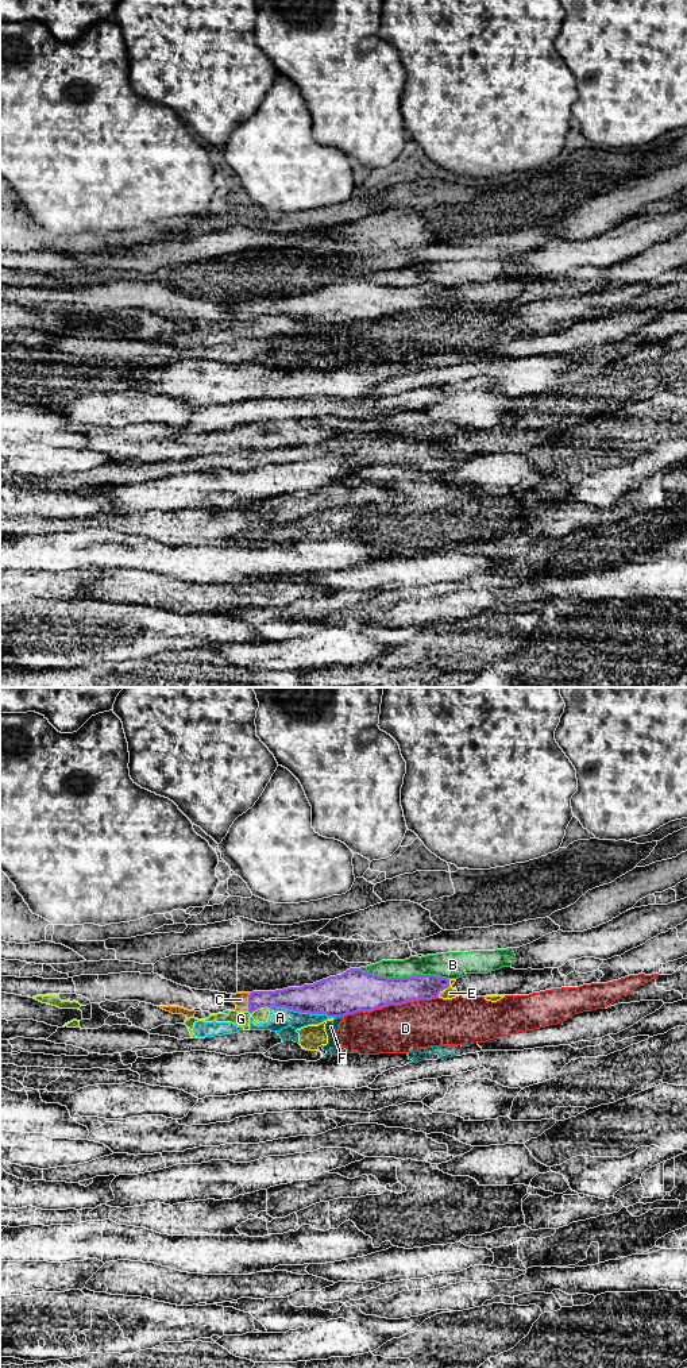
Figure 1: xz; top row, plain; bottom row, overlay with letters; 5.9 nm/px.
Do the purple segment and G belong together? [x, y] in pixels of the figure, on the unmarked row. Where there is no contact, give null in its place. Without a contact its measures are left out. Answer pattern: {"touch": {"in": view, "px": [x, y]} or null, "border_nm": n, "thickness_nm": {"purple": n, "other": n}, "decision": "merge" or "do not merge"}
{"touch": {"in": "xz", "px": [259, 316]}, "border_nm": 110, "thickness_nm": {"purple": 150, "other": 100}, "decision": "do not merge"}

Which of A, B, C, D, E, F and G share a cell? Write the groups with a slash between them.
A G / B C / D E F

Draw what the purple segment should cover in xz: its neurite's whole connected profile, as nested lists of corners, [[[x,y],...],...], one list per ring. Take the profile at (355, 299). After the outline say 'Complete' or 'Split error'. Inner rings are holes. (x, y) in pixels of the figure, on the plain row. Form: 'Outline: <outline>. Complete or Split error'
Outline: [[[350,277],[313,293],[252,300],[248,304],[248,320],[275,315],[298,321],[344,325],[389,313],[437,307],[448,296],[449,288],[436,284],[386,286]]]. Complete

